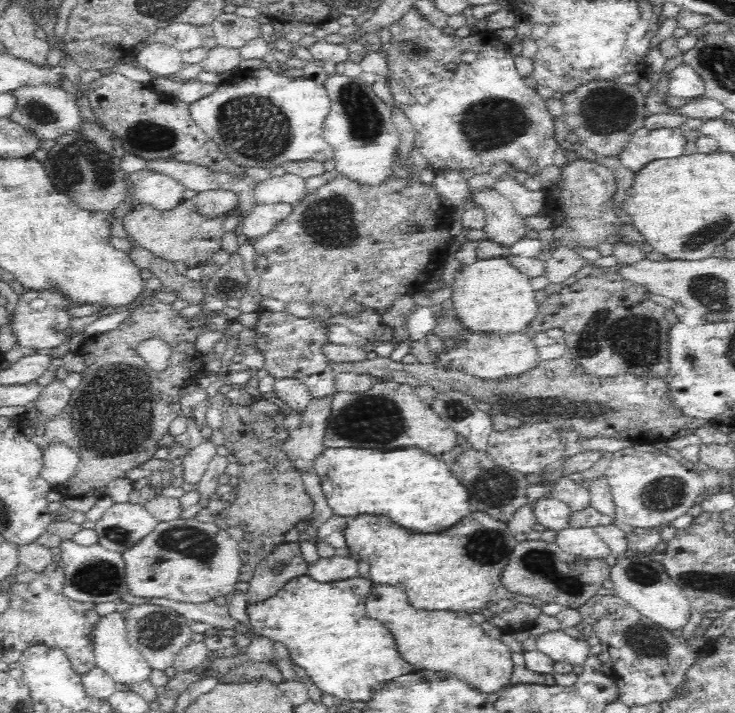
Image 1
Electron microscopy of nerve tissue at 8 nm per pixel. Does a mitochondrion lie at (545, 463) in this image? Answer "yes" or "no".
no

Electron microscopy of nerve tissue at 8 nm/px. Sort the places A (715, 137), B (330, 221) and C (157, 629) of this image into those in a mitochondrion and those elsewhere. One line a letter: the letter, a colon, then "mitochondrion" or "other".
A: other
B: mitochondrion
C: mitochondrion

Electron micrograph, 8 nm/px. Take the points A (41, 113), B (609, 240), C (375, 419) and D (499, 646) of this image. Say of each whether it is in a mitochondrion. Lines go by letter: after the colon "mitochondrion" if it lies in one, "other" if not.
A: mitochondrion
B: other
C: mitochondrion
D: other

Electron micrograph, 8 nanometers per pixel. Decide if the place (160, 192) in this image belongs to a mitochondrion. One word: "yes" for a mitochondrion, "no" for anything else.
no

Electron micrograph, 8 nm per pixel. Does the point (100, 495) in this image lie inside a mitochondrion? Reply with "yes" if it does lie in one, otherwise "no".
no

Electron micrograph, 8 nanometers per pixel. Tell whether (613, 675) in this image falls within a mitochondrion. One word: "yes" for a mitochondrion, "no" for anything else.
no

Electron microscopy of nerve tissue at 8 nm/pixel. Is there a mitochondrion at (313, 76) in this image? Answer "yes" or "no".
no

